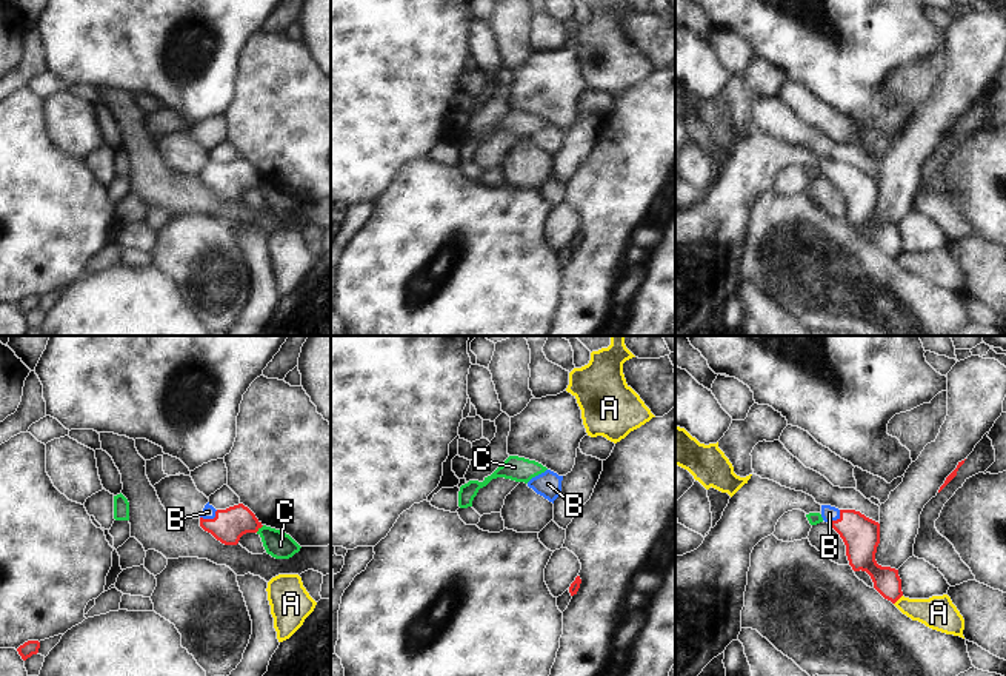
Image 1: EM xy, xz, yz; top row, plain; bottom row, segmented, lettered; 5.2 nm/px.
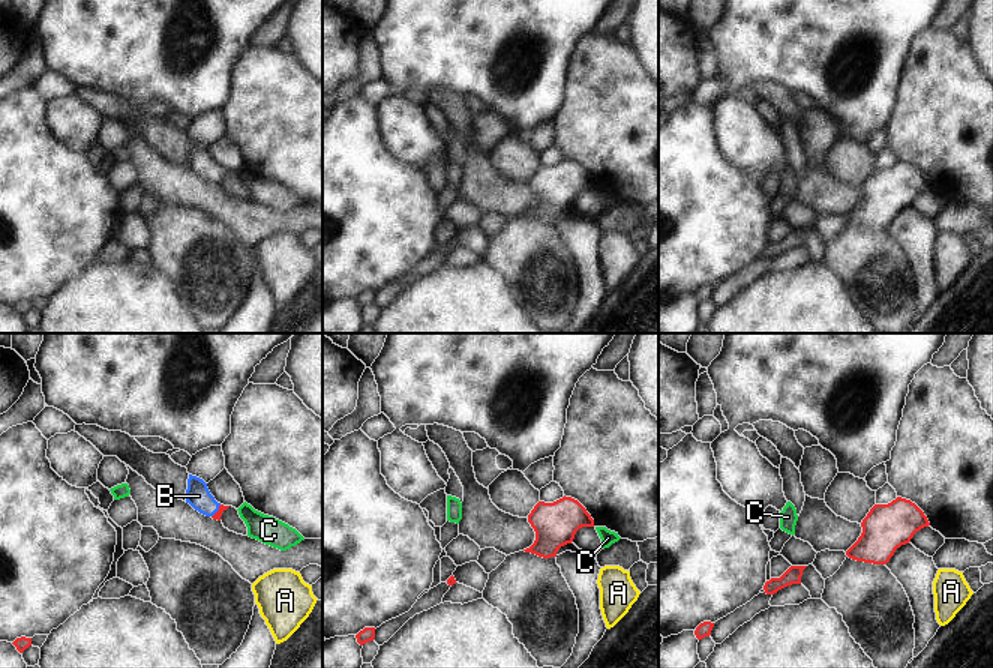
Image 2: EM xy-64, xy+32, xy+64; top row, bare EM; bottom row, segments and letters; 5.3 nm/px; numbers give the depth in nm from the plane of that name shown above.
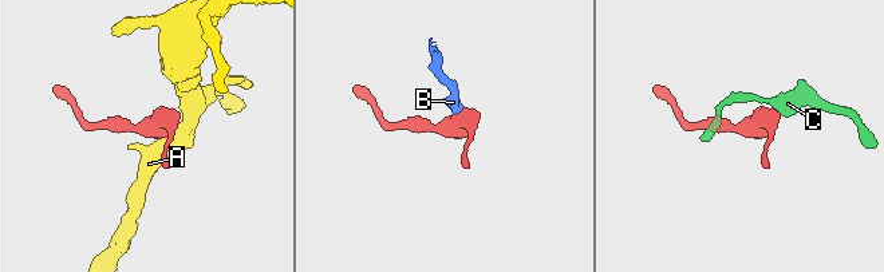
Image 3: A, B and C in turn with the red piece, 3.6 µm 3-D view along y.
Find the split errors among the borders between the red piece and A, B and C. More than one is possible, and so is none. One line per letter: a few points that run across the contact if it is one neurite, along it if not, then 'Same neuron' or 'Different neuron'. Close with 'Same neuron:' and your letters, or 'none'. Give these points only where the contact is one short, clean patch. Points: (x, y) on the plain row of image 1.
A: Line: yz (902, 250), (894, 259). Different neuron
B: Line: xy (228, 180), (209, 174), (208, 167). Same neuron
C: Line: xy (263, 180), (256, 187). Different neuron
Same neuron: B.

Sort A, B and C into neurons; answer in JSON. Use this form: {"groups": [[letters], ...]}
{"groups": [["A"], ["B"], ["C"]]}

